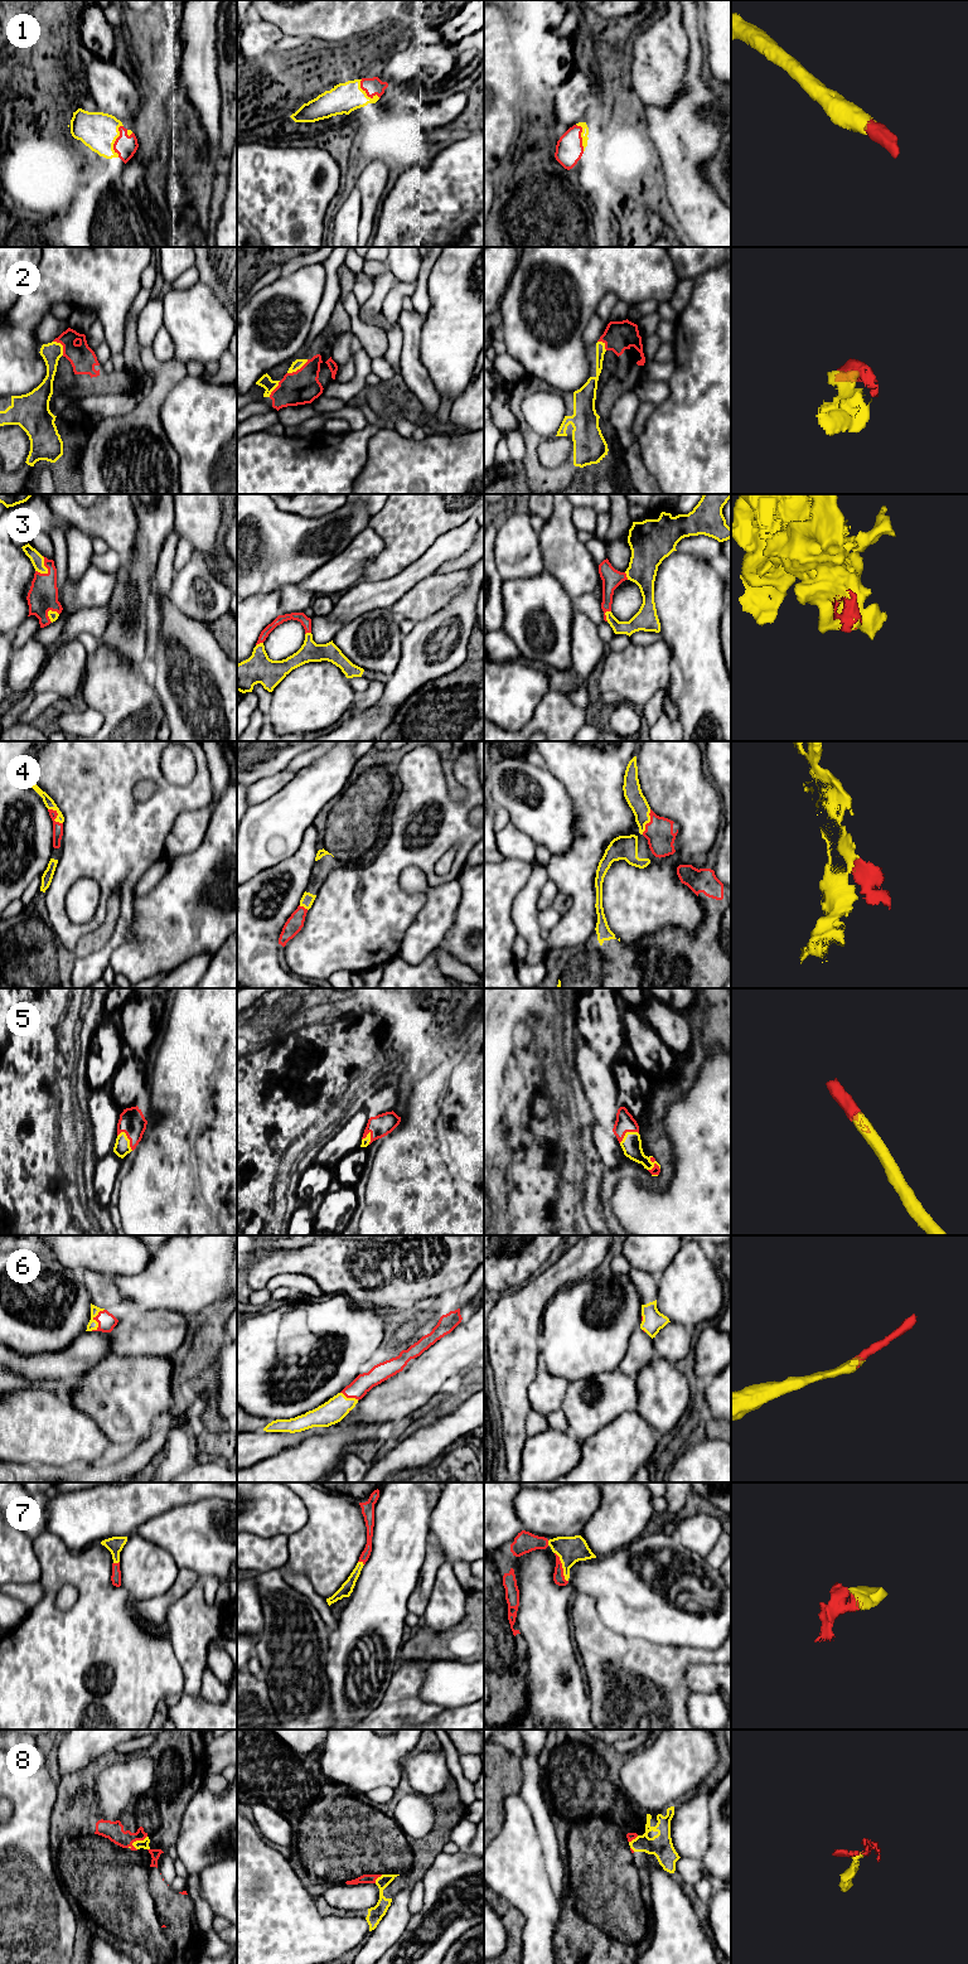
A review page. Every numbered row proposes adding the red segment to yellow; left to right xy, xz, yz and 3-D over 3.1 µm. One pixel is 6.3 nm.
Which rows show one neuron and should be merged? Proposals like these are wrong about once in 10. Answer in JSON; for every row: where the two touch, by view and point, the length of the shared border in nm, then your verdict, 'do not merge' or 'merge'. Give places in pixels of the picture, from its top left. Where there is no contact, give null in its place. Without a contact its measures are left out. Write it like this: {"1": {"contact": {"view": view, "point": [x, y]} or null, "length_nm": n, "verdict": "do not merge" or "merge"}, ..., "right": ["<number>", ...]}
{"1": {"contact": {"view": "xy", "point": [115, 140]}, "length_nm": 220, "verdict": "merge"}, "2": {"contact": {"view": "xz", "point": [298, 368]}, "length_nm": 160, "verdict": "merge"}, "3": {"contact": {"view": "xy", "point": [43, 565]}, "length_nm": 120, "verdict": "merge"}, "4": {"contact": {"view": "xy", "point": [57, 816]}, "length_nm": 140, "verdict": "merge"}, "5": {"contact": {"view": "xy", "point": [129, 1140]}, "length_nm": 150, "verdict": "merge"}, "6": {"contact": {"view": "xy", "point": [95, 1320]}, "length_nm": 170, "verdict": "merge"}, "7": {"contact": {"view": "yz", "point": [562, 1567]}, "length_nm": 200, "verdict": "merge"}, "8": {"contact": {"view": "xy", "point": [136, 1841]}, "length_nm": 150, "verdict": "merge"}, "right": ["1", "2", "3", "4", "5", "6", "7", "8"]}

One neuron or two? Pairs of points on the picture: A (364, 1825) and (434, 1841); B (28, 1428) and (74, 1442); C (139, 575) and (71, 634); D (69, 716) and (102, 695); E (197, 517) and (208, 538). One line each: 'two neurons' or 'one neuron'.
A: one neuron
B: one neuron
C: two neurons
D: two neurons
E: one neuron

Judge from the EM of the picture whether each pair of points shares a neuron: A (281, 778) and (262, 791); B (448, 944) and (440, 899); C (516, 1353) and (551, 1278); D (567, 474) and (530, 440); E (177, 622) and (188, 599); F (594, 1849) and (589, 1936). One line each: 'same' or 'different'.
A: same
B: different
C: same
D: same
E: different
F: same

